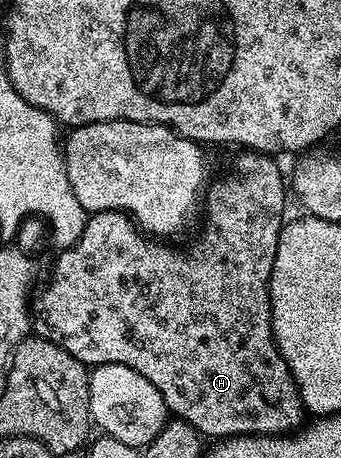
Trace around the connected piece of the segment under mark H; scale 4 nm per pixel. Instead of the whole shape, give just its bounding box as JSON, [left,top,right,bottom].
[32,150,304,438]

